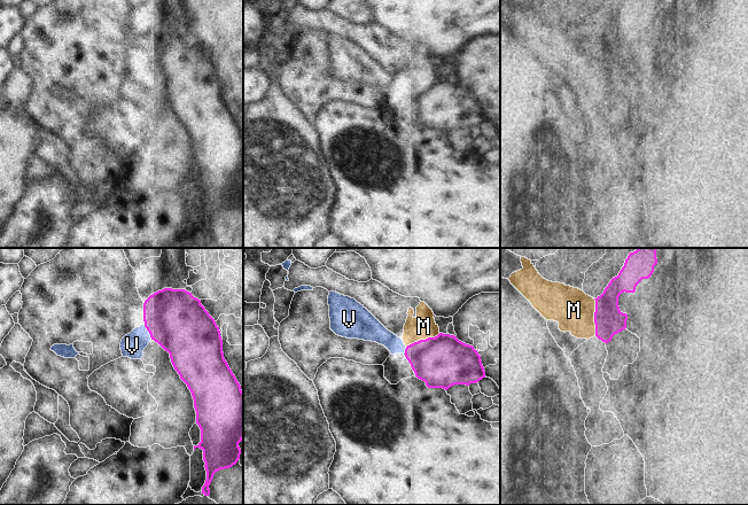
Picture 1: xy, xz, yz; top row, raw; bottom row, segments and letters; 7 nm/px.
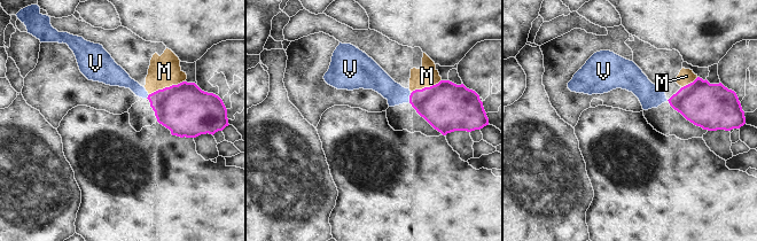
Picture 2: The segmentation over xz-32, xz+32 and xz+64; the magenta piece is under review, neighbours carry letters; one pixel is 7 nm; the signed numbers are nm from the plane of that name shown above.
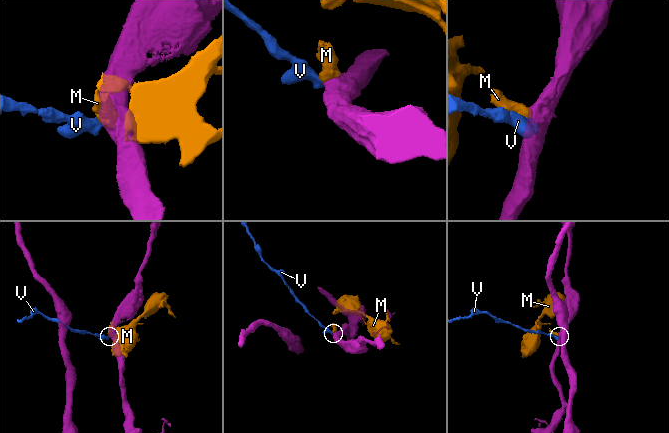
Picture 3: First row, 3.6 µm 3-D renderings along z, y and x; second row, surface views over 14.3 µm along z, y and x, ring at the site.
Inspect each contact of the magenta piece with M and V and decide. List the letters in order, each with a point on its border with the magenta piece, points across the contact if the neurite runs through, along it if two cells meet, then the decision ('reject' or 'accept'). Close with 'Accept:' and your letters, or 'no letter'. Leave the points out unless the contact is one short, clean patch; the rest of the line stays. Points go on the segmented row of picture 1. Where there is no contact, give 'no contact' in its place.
M: yz (594, 317) | along yz (593, 298), (595, 335) | reject
V: xy (148, 331) | along xy (143, 325), (152, 339) | reject
Accept: no letter

